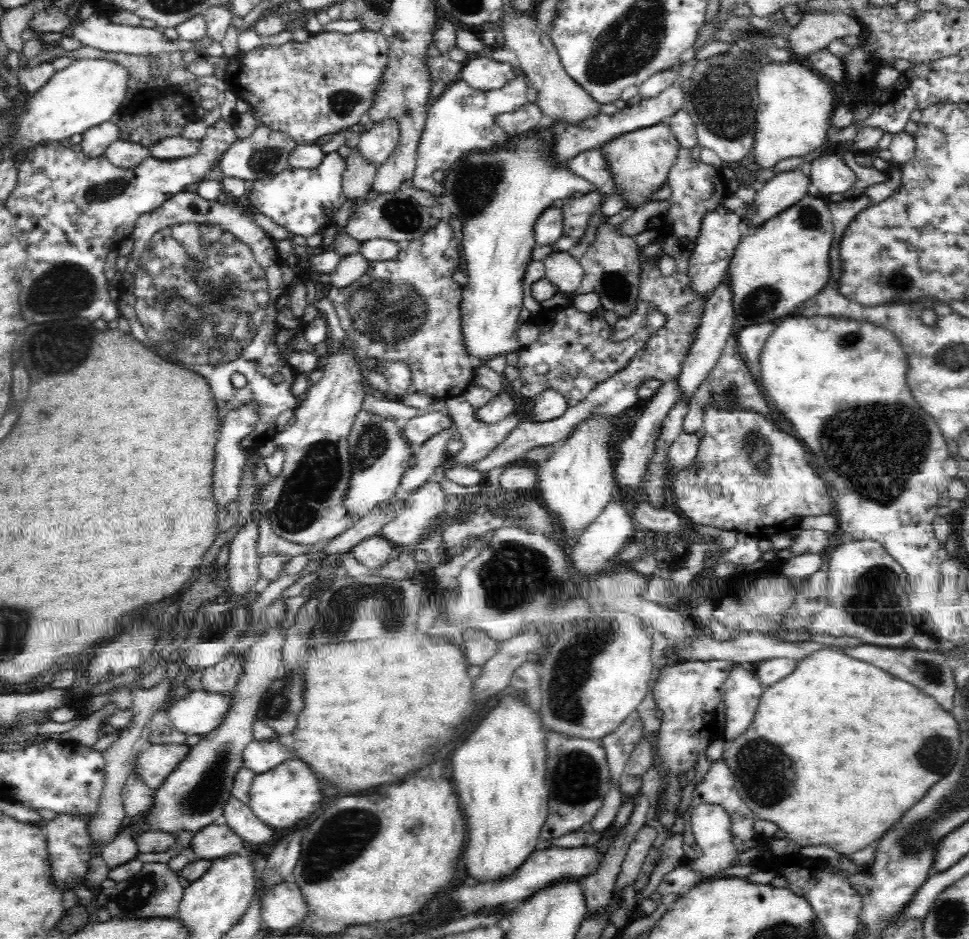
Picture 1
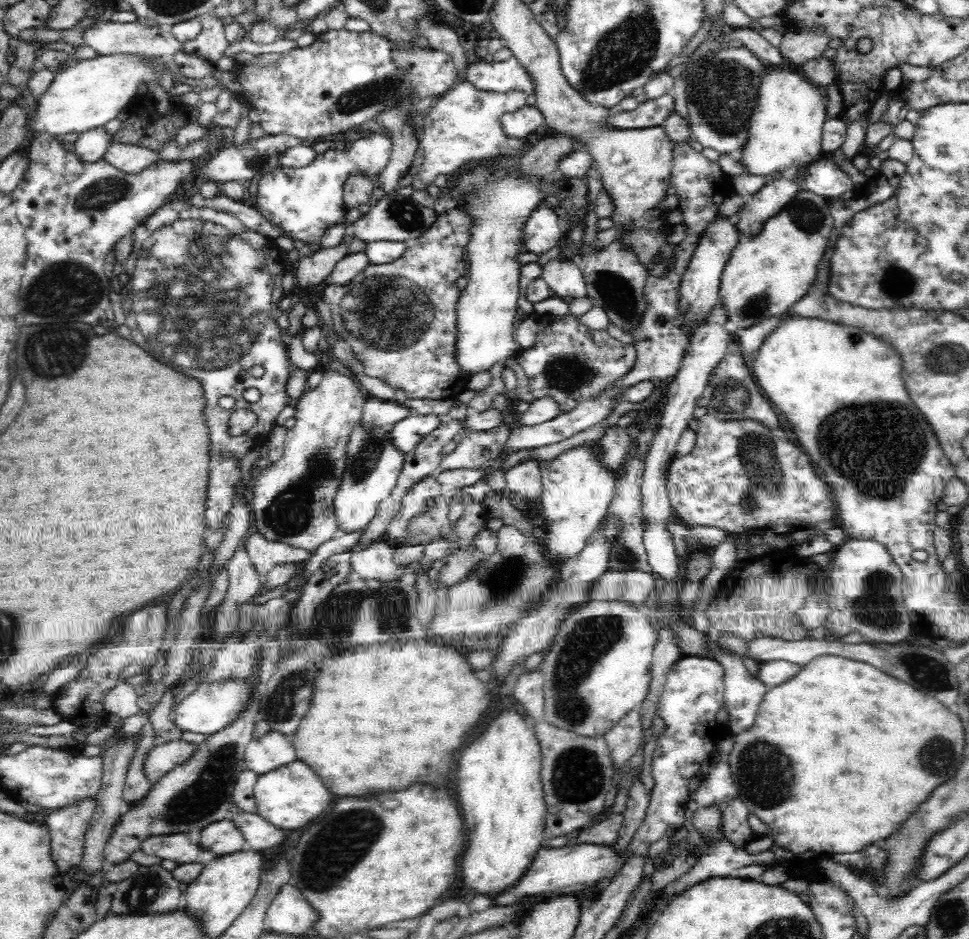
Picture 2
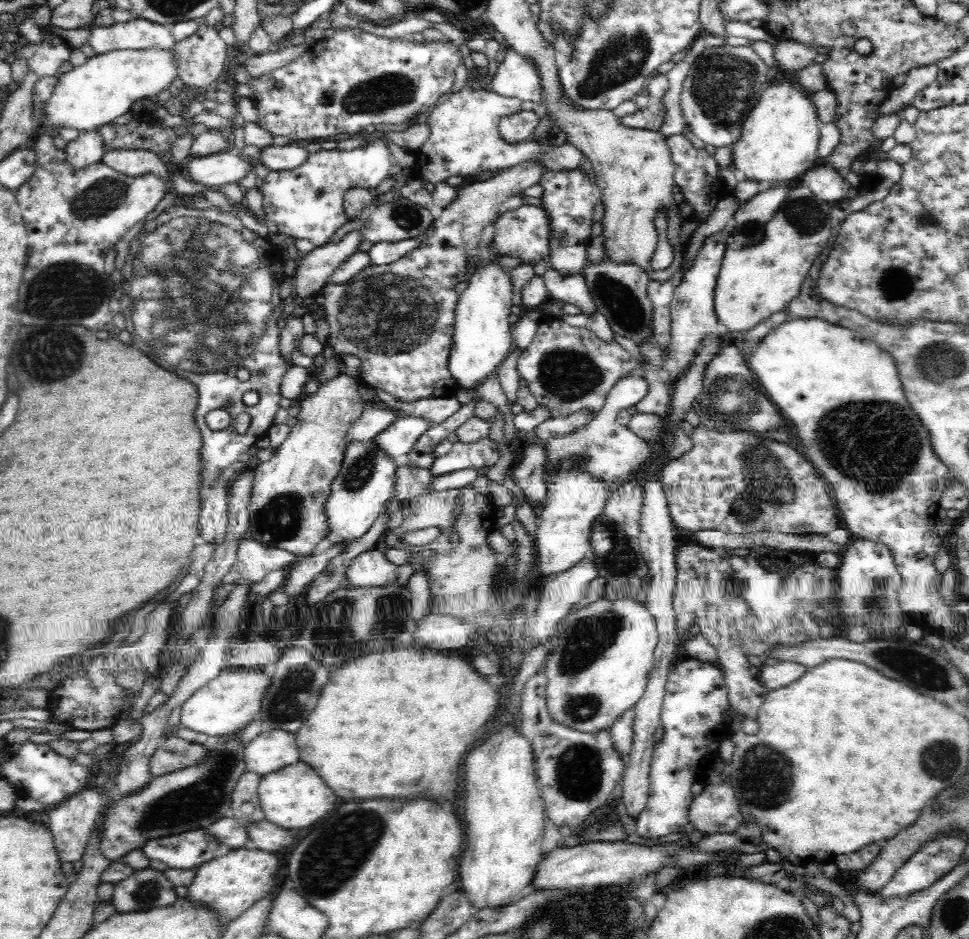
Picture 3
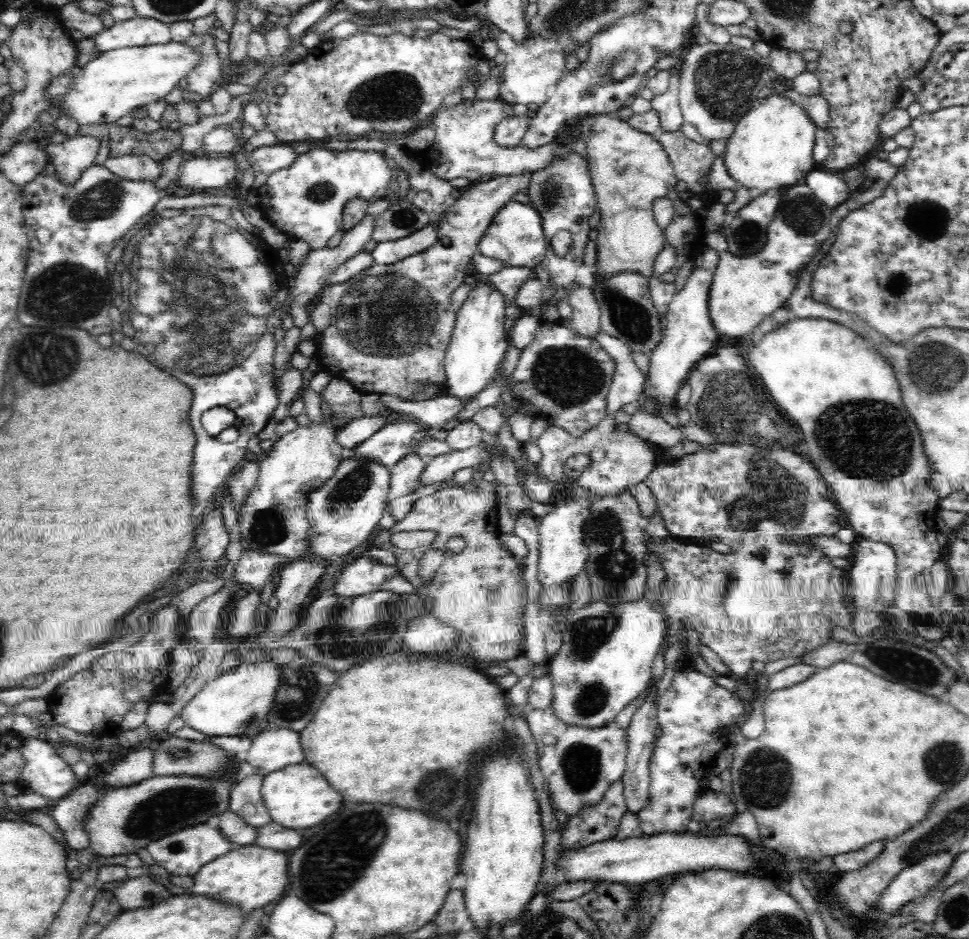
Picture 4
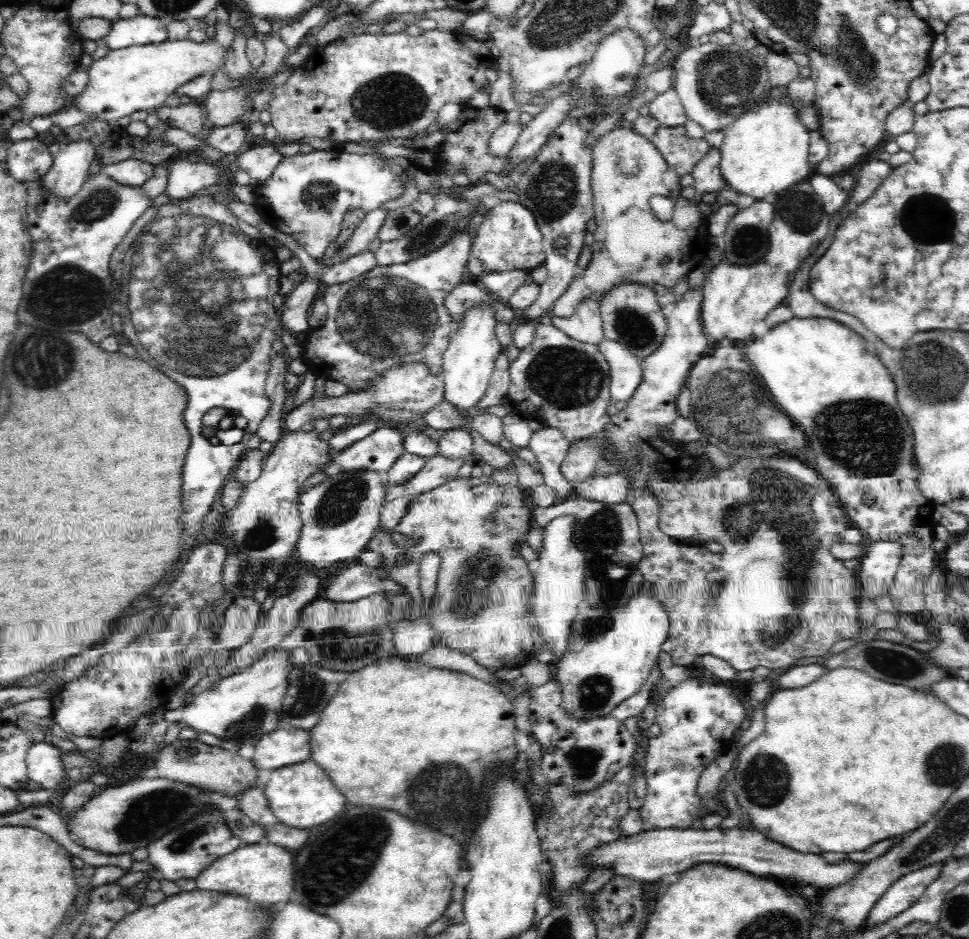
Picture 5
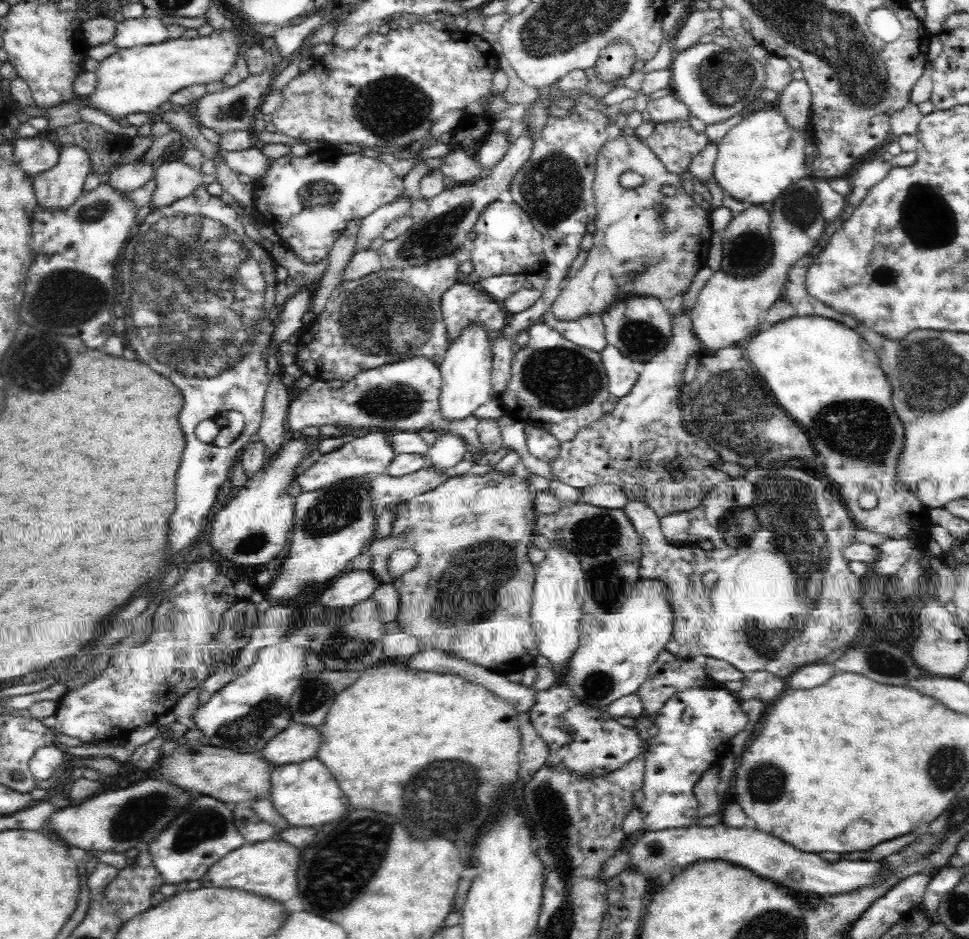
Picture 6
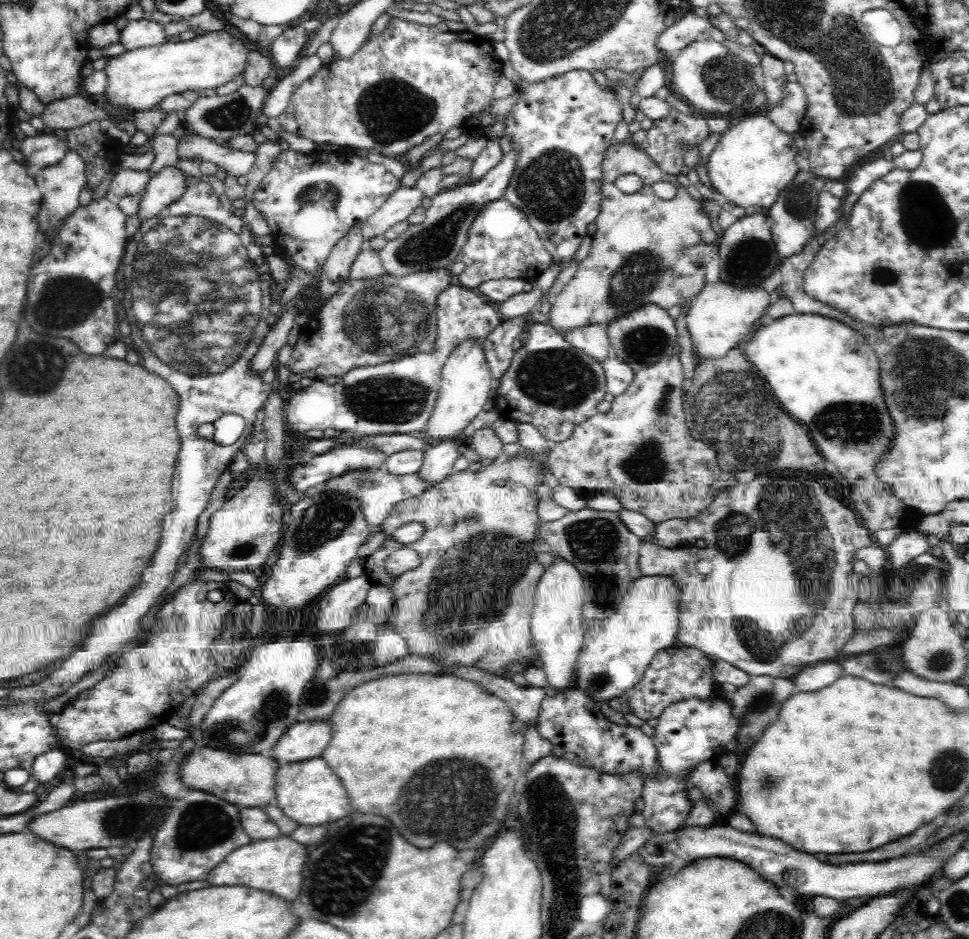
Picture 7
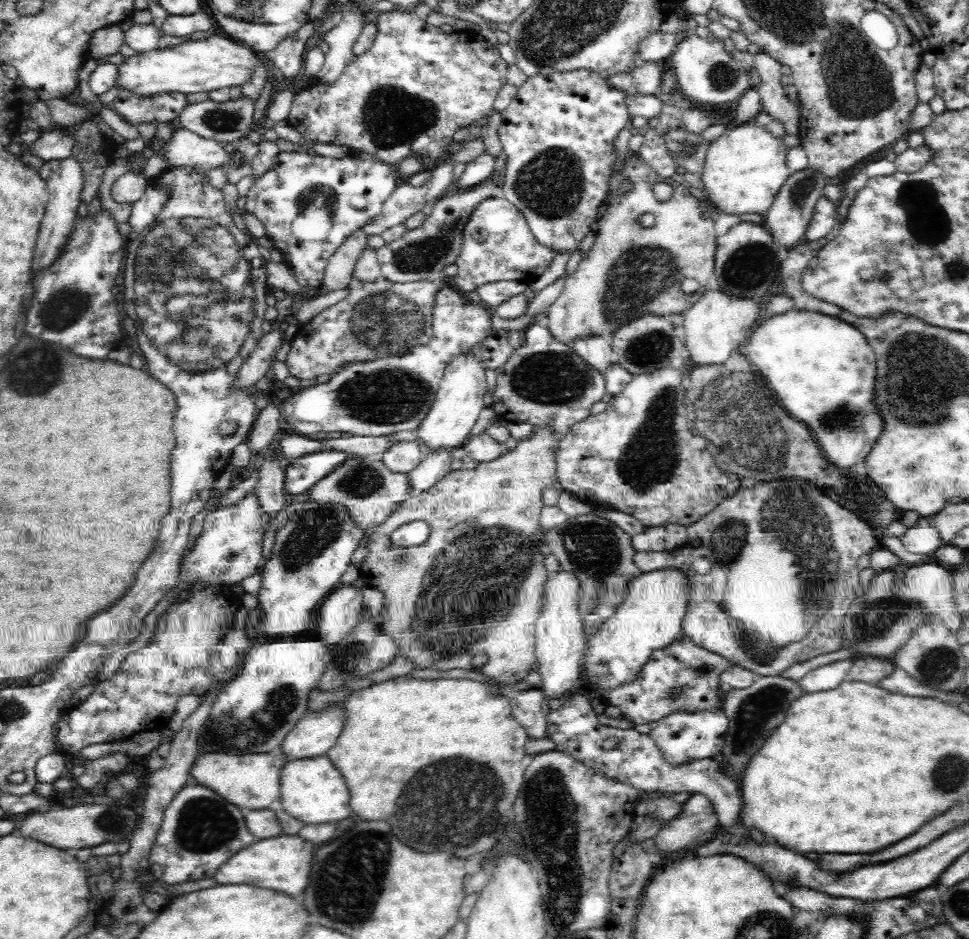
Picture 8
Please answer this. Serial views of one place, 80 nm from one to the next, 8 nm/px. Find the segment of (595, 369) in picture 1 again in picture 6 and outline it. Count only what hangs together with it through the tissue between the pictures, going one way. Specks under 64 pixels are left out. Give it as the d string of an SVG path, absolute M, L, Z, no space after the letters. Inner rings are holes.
M542 320L527 333L528 344L513 356L511 377L498 401L512 418L547 430L560 443L568 442L577 430L605 415L602 404L608 400L609 380L601 355L572 344Z

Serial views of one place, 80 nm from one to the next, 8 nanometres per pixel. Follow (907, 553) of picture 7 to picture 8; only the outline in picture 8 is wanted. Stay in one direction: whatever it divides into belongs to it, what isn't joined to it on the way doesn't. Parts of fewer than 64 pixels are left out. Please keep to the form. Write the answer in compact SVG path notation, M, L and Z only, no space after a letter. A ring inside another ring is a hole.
M933 515L921 517L902 536L904 548L912 554L930 554L936 552L944 544L938 529L932 525Z

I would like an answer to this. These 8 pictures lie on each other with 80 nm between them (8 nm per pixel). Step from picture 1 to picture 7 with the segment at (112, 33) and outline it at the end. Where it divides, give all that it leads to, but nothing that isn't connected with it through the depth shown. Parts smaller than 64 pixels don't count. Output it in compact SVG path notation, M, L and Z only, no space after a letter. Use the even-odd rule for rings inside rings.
M139 19L130 22L120 30L120 44L126 51L146 48L148 46L160 46L165 43L167 34L164 25L154 20Z

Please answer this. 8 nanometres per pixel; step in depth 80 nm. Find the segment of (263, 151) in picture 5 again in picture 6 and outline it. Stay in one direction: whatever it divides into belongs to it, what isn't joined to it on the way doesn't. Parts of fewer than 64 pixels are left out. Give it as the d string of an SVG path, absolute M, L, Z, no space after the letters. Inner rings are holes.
M258 146L236 152L229 152L229 150L220 148L218 155L226 163L228 169L238 174L250 176L251 182L255 184L268 172L268 168L270 168L270 161L266 159L266 155L262 153L261 148Z

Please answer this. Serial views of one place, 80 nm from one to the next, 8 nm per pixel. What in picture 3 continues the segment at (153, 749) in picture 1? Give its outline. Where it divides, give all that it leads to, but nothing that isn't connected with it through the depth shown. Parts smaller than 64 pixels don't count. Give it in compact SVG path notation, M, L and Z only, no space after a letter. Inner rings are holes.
M172 733L166 740L161 741L159 748L150 758L150 775L159 777L182 770L186 766L194 766L204 760L209 749L202 744L194 744Z

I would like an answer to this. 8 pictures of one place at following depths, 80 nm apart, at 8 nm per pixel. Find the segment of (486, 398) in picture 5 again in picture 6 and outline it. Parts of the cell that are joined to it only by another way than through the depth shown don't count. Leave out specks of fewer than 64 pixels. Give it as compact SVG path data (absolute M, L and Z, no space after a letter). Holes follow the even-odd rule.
M572 70L572 72L567 72L562 78L559 78L549 87L542 87L539 90L540 97L534 100L534 102L532 101L524 111L526 116L526 129L530 129L530 132L532 132L534 148L532 148L532 156L528 158L528 162L524 162L524 166L522 166L516 176L514 176L514 179L510 183L509 191L512 194L513 204L520 207L520 209L528 215L533 227L542 235L544 254L547 259L545 272L548 276L546 278L545 291L540 294L540 298L538 298L536 304L518 314L511 315L508 322L501 328L500 335L491 342L492 390L488 396L489 400L494 398L498 399L499 394L506 388L510 380L512 358L515 355L512 352L512 345L515 343L517 334L524 332L524 330L529 329L530 326L542 320L542 315L551 308L551 304L555 301L557 294L567 283L565 277L568 276L569 269L575 260L574 258L576 258L578 252L580 252L582 236L587 233L586 224L588 224L590 220L594 220L597 216L595 195L592 187L597 174L597 159L599 158L600 149L614 139L616 128L608 125L608 120L610 120L611 115L604 113L604 108L607 108L607 106L600 103L600 98L582 94L582 90L586 88L589 79L589 71ZM556 88L564 92L568 92L568 90L574 92L574 90L576 90L574 94L578 94L576 97L567 97L568 100L574 100L575 102L575 106L569 110L570 114L568 114L568 116L563 116L560 112L554 116L546 111L546 108L550 108L550 92L554 92Z

